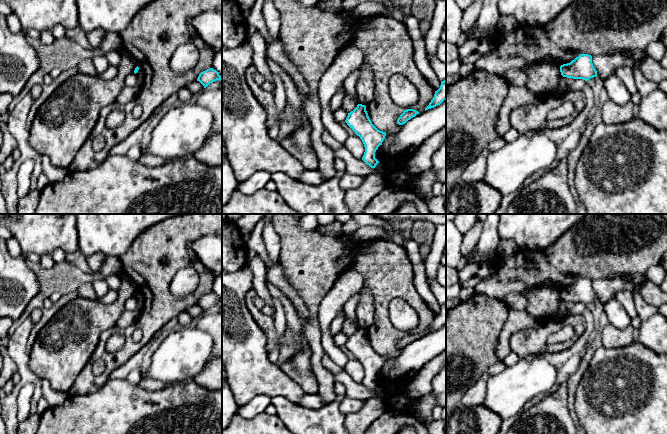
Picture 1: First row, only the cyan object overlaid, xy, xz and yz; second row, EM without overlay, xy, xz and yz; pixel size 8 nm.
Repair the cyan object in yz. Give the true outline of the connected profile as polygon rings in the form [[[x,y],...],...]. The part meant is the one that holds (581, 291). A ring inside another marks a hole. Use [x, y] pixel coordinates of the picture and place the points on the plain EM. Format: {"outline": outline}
{"outline": [[[580,278],[570,287],[561,289],[560,296],[563,301],[585,305],[597,300],[597,295],[592,287],[592,280],[588,278]]]}

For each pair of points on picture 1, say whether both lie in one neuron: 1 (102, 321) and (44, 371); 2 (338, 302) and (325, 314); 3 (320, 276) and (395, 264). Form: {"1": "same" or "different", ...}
{"1": "same", "2": "same", "3": "different"}

